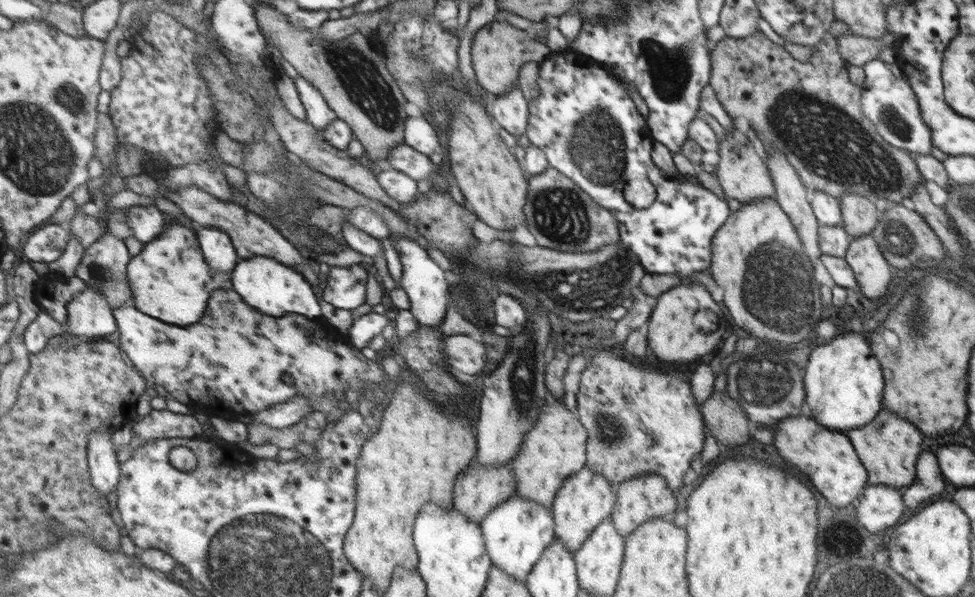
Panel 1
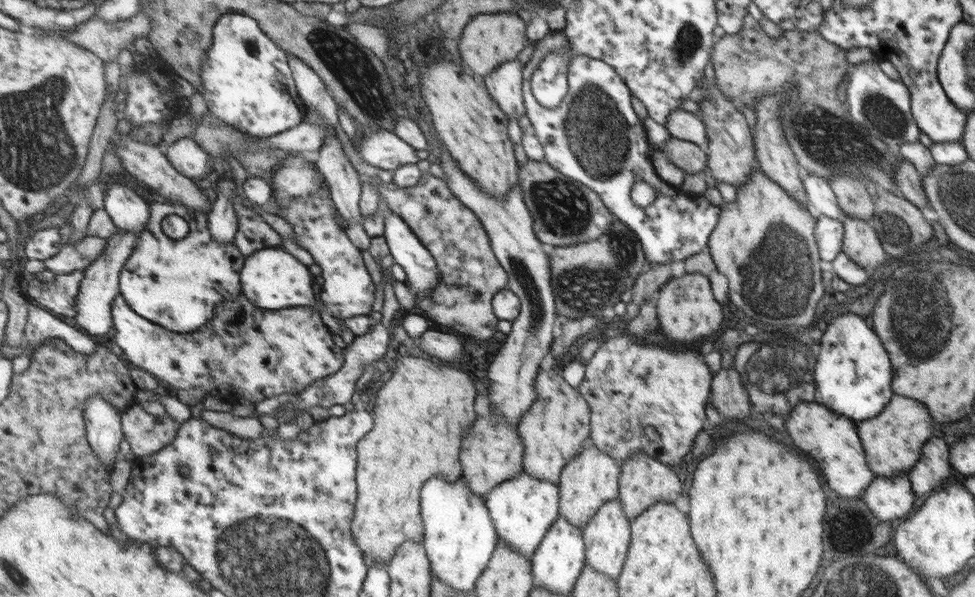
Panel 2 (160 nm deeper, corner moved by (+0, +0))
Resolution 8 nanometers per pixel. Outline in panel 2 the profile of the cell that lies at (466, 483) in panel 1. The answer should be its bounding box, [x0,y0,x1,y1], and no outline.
[459,390,523,499]

